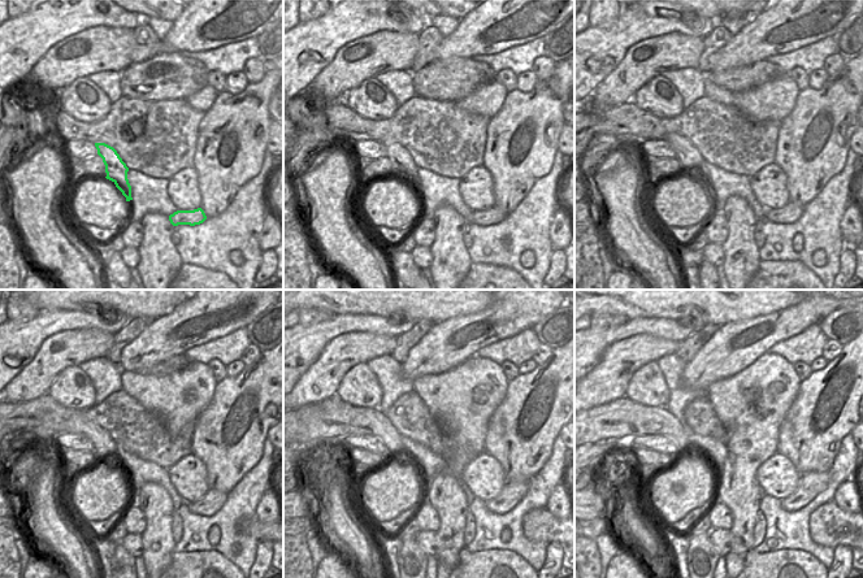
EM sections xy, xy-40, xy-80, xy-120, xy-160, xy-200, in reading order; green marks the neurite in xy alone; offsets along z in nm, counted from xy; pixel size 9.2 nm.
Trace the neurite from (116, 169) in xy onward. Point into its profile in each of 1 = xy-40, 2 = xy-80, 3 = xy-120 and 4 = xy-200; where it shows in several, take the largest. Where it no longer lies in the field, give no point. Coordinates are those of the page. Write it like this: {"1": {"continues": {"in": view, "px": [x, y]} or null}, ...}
{"1": {"continues": {"in": "xy-40", "px": [403, 163]}}, "2": {"continues": {"in": "xy-80", "px": [686, 153]}}, "3": {"continues": {"in": "xy-120", "px": [63, 420]}}, "4": {"continues": {"in": "xy-200", "px": [621, 417]}}}

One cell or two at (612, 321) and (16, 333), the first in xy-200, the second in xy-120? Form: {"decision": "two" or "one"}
{"decision": "two"}

